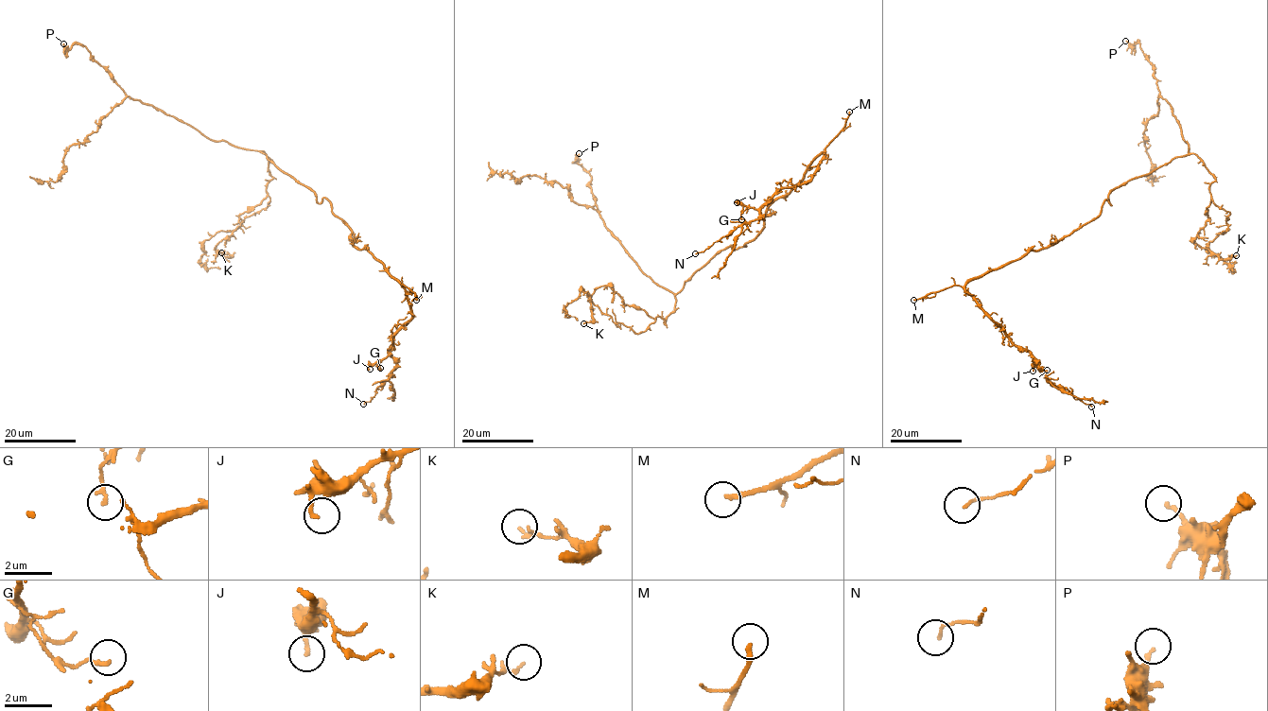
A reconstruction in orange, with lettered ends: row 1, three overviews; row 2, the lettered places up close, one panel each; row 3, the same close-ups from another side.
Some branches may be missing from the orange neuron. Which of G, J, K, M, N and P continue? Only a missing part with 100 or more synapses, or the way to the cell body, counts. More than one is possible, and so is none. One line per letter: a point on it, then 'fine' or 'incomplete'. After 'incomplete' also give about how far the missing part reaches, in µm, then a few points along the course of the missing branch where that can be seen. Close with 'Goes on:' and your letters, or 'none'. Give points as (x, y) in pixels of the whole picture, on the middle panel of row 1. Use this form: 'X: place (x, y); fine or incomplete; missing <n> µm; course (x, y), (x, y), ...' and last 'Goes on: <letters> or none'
G: place (741, 219); fine
J: place (737, 202); fine
K: place (583, 323); fine
M: place (849, 112); incomplete; missing 15 µm; course (849, 112), (857, 103), (871, 100), (869, 95), (876, 96)
N: place (695, 253); fine
P: place (579, 153); fine
Goes on: M

